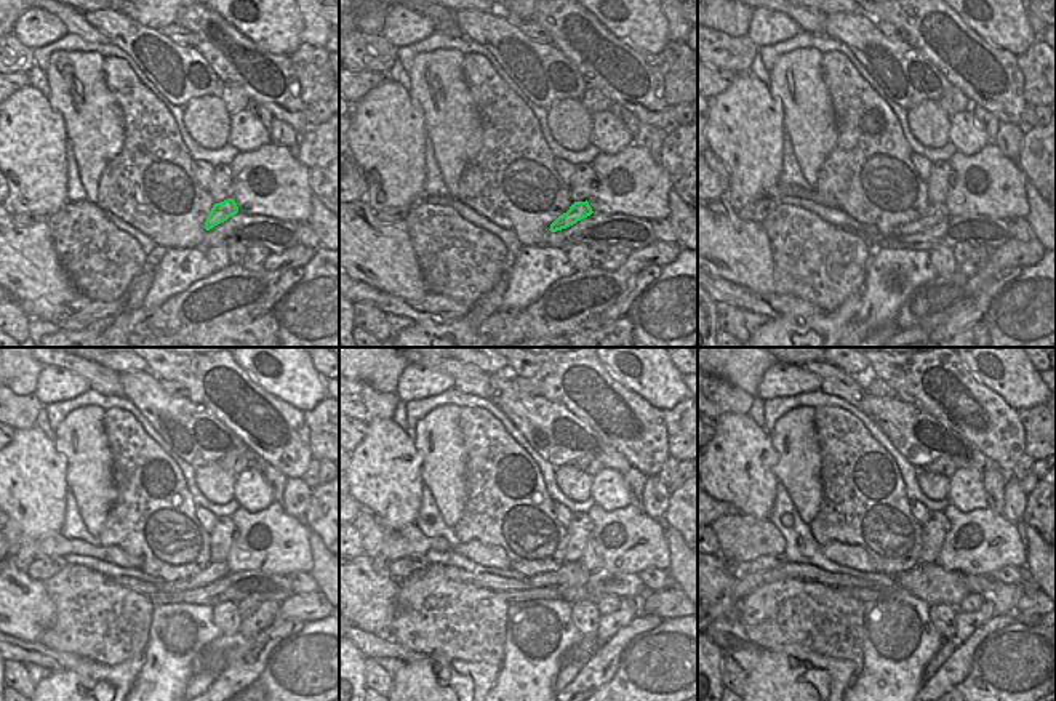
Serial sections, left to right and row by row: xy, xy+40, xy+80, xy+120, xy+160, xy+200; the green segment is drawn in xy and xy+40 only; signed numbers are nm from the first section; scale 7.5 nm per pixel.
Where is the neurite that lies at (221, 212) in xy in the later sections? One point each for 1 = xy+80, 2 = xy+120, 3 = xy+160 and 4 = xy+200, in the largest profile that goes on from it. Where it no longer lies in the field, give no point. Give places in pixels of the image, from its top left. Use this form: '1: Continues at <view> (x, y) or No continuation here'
1: Continues at xy+80 (935, 212)
2: Continues at xy+120 (216, 570)
3: Continues at xy+160 (570, 568)
4: Continues at xy+200 (743, 586).

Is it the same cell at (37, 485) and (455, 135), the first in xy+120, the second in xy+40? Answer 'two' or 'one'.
two

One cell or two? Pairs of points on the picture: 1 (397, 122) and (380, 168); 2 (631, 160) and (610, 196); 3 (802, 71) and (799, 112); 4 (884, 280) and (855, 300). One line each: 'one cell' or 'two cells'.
1: one cell
2: one cell
3: one cell
4: two cells

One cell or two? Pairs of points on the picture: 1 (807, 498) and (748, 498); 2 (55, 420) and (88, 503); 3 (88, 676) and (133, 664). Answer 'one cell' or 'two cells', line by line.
1: two cells
2: two cells
3: one cell

